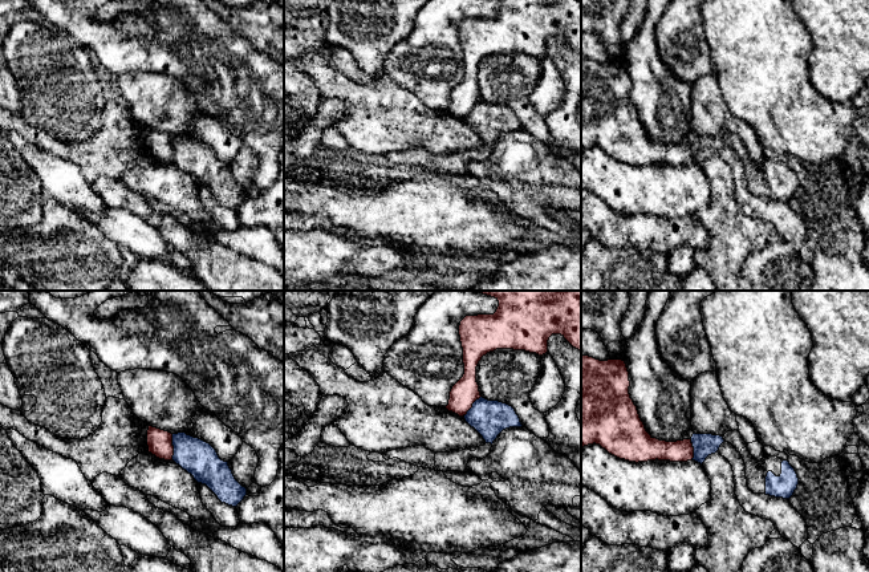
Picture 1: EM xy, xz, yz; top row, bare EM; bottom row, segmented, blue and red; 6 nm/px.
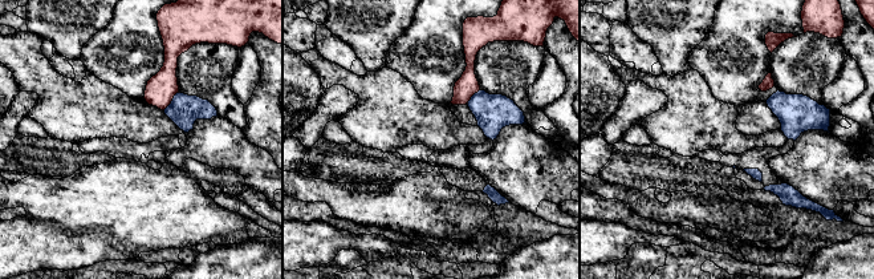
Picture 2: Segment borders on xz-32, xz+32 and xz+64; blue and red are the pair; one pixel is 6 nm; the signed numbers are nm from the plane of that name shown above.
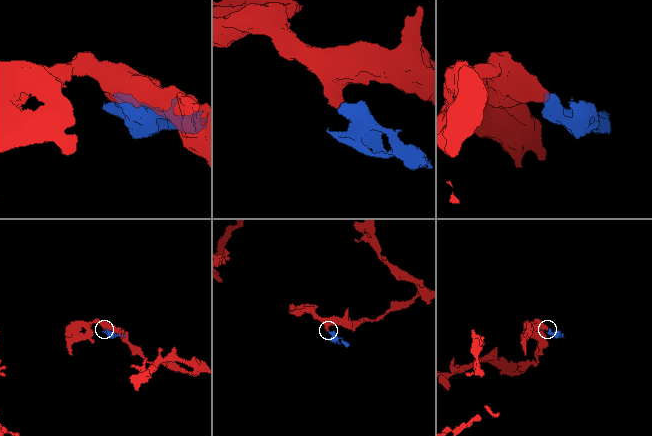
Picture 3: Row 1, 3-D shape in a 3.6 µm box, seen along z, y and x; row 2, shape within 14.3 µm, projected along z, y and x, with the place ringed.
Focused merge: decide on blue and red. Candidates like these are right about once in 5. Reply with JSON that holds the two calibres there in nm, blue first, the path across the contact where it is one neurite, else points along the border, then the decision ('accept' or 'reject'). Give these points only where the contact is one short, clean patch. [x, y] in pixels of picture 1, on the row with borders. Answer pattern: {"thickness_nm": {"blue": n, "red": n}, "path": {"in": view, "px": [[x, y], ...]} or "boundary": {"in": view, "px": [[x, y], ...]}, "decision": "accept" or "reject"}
{"thickness_nm": {"blue": 220, "red": 150}, "boundary": {"in": "xy", "px": [[171, 434], [173, 459]]}, "decision": "reject"}

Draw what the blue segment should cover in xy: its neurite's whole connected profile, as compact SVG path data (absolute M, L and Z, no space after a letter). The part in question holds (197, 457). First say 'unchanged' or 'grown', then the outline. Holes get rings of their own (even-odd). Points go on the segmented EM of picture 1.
unchanged | M178 433L172 434L172 446L172 461L176 465L198 483L206 484L222 503L237 507L247 495L247 488L235 479L228 462L222 461L210 443Z

